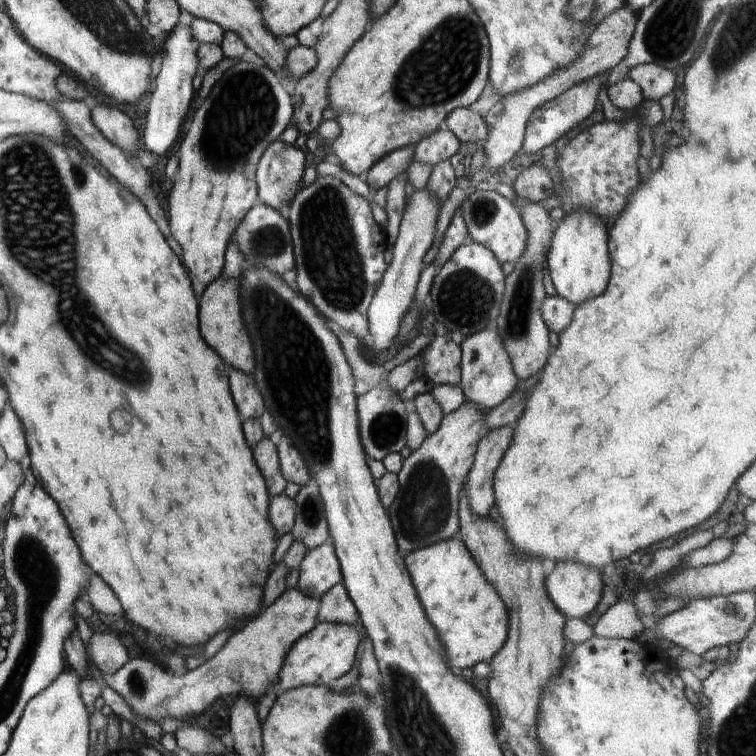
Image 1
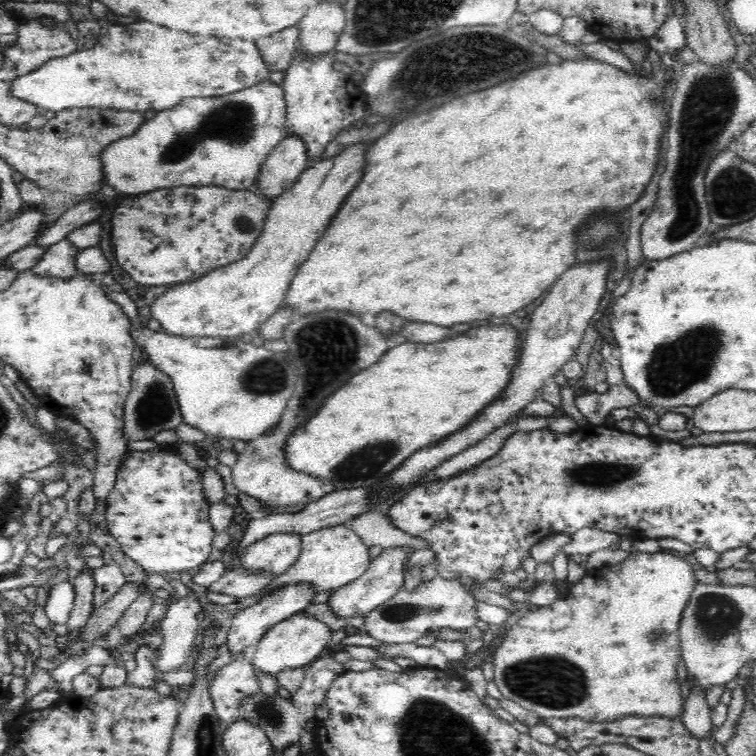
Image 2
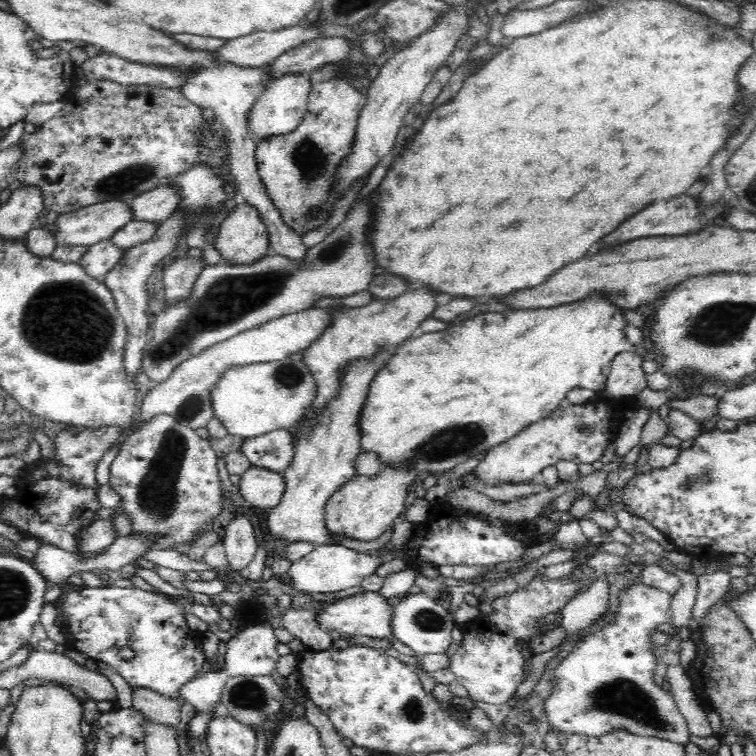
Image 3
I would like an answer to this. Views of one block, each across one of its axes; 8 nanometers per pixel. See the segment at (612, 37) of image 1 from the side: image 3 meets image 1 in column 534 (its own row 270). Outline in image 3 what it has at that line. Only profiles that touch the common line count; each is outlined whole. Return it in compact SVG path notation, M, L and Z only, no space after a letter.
M104 239L91 244L78 264L90 277L103 279L120 264L124 253L124 248L112 244L110 239Z

